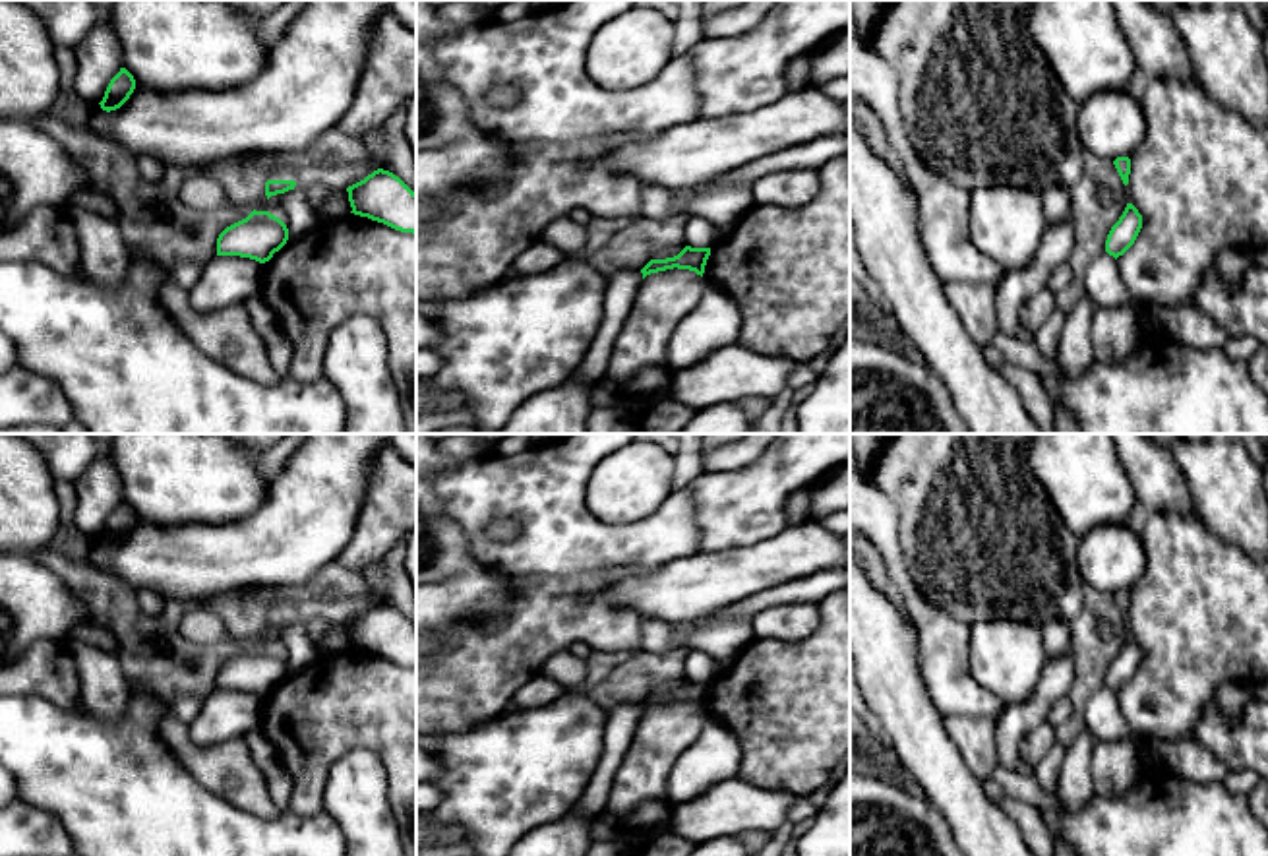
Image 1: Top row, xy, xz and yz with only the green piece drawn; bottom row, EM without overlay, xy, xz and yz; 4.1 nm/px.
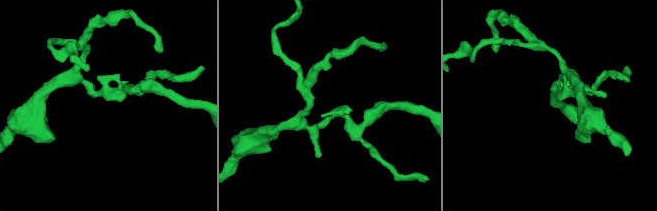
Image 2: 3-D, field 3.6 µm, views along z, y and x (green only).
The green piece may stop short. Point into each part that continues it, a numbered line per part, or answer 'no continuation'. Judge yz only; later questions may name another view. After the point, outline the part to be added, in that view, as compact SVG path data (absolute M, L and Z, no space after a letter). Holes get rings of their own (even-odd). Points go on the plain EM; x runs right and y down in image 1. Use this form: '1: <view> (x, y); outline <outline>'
no continuation

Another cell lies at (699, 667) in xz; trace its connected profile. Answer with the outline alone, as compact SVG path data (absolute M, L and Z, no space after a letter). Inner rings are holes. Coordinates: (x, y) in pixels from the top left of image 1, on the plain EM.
M689 651L683 662L685 680L712 682L716 676L714 660L703 651Z

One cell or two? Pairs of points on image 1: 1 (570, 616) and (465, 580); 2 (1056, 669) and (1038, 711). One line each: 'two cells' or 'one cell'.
1: two cells
2: one cell

